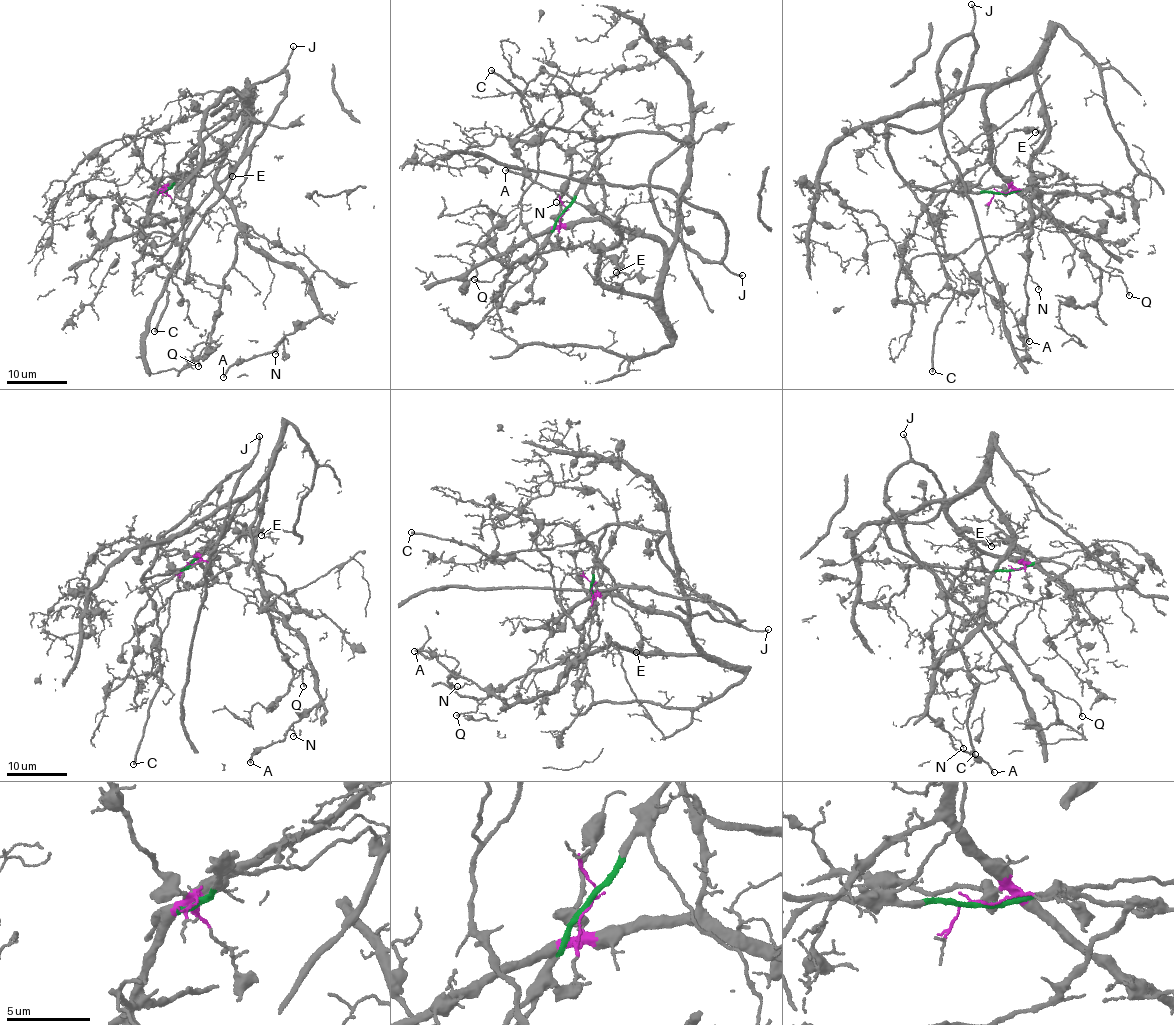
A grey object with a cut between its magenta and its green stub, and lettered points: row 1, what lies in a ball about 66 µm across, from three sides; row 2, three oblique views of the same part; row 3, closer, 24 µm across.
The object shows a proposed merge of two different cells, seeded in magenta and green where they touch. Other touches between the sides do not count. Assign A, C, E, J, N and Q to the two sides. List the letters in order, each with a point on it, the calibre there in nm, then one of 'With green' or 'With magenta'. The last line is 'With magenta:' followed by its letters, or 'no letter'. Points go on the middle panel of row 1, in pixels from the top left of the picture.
A: Place: (505, 170). Thickness 240 nm. With magenta
C: Place: (491, 70). Thickness 240 nm. With green
E: Place: (616, 272). Thickness 120 nm. With green
J: Place: (742, 275). Thickness 200 nm. With green
N: Place: (556, 202). Thickness 110 nm. With magenta
Q: Place: (474, 279). Thickness 200 nm. With magenta
With magenta: A, N, Q

